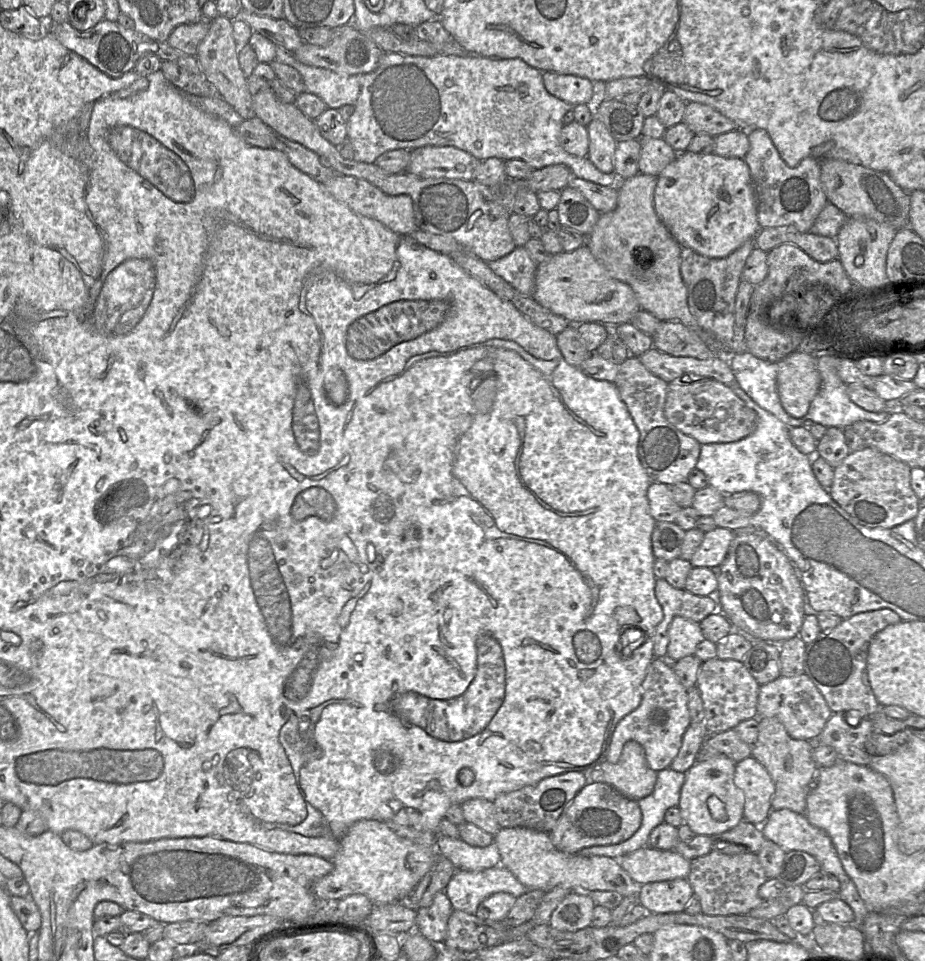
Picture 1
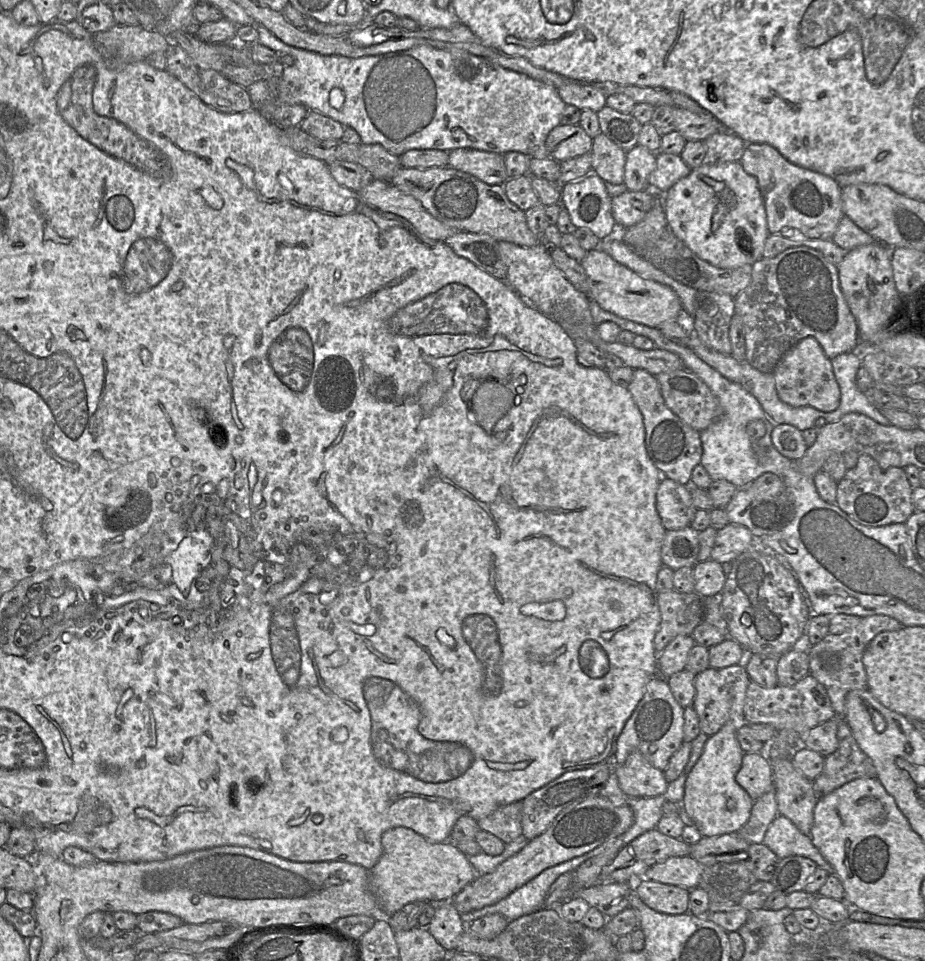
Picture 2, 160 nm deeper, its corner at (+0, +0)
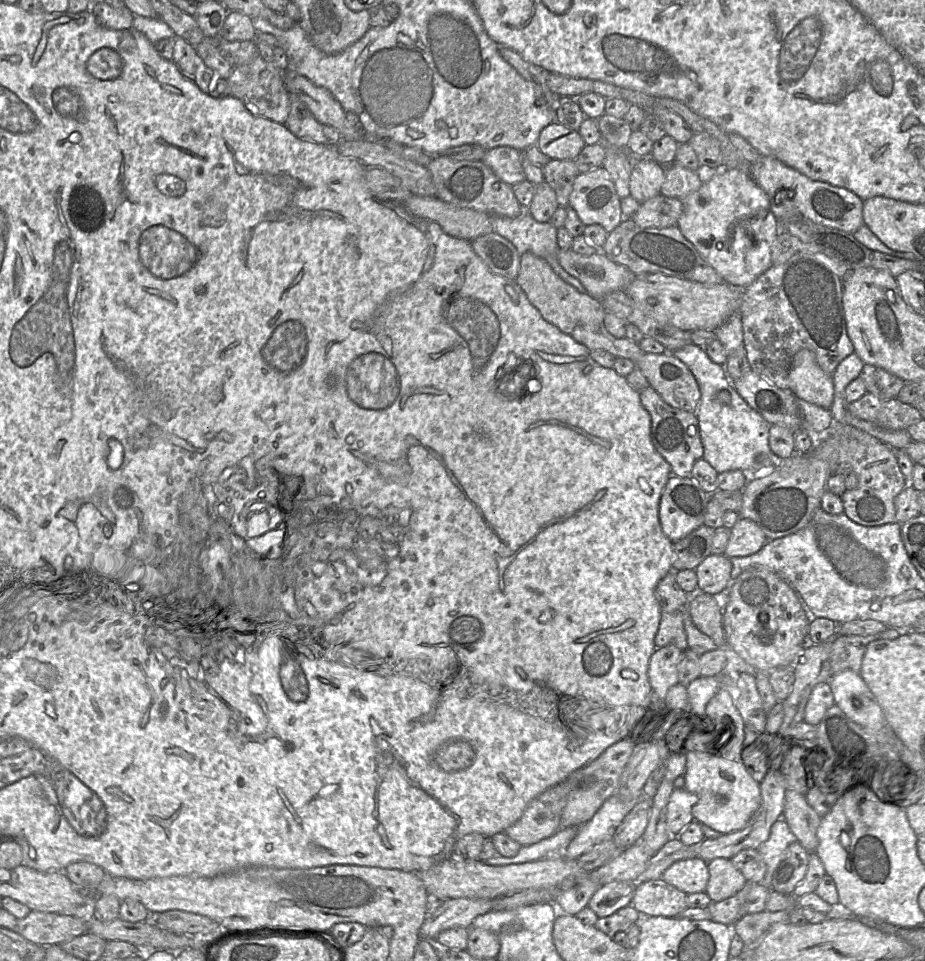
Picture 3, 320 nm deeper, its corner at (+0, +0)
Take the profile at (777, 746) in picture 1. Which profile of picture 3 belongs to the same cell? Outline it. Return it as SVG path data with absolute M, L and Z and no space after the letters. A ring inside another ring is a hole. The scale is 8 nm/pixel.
M785 794L782 819L786 821L797 841L809 852L818 846L817 829L821 818L806 804L804 797Z

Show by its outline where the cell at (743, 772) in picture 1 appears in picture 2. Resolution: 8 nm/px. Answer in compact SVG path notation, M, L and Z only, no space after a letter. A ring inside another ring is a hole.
M745 753L735 780L753 801L774 789L772 768L766 753Z

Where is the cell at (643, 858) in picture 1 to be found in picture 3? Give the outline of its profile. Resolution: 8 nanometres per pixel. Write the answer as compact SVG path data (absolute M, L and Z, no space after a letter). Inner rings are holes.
M688 858L674 862L661 879L686 894L705 892L709 880L707 862L700 858Z

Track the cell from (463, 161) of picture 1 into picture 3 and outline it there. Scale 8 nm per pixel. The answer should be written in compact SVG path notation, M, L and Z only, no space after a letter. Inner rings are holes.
M508 146L488 149L482 162L504 183L513 186L526 180L521 166L520 151Z

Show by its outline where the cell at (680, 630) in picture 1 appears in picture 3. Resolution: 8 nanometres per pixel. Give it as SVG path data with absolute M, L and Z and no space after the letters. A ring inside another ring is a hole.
M675 645L656 648L650 657L648 678L650 693L661 698L663 693L677 682L678 663L683 651Z

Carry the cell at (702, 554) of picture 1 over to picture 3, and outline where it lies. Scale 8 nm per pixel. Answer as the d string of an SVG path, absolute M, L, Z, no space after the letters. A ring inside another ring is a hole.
M739 518L731 529L724 555L729 559L750 556L760 551L766 542L765 534L756 523Z

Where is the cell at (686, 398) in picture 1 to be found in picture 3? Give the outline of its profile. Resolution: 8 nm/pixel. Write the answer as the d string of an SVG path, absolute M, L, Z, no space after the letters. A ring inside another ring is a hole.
M672 353L643 354L635 366L667 404L696 413L701 398L699 385L688 367Z

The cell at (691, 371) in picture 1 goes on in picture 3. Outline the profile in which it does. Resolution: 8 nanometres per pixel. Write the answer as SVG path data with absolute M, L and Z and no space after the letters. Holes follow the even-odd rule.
M531 252L521 254L519 273L515 281L546 321L583 344L589 351L603 349L610 352L615 358L623 357L635 363L644 354L639 344L626 337L615 338L608 333L604 326L606 311L601 302L588 293L579 293L574 287L565 283L556 275L547 260Z

